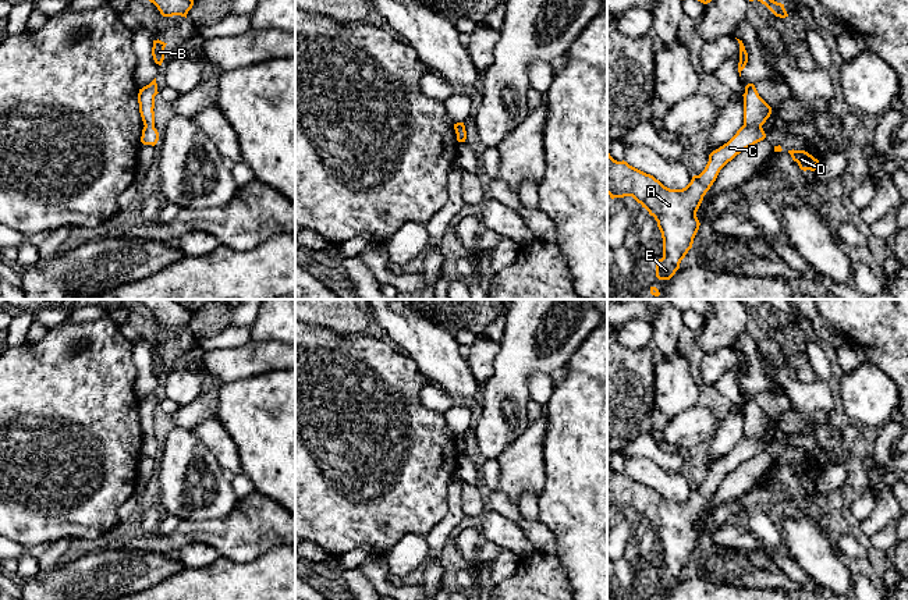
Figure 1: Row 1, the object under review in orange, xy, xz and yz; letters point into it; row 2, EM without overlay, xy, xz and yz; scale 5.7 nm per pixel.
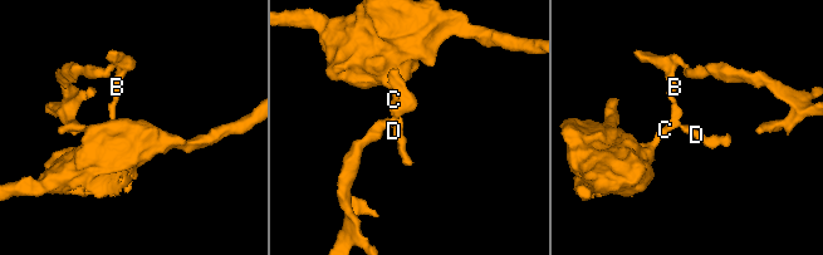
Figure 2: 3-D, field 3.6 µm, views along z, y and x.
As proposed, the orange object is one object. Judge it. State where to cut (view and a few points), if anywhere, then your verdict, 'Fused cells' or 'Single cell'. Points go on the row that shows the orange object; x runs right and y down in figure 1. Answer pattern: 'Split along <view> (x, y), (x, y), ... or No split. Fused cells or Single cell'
Split along yz (744, 123), (761, 127). Fused cells

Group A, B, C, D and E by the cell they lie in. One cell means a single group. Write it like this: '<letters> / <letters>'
A C D E / B

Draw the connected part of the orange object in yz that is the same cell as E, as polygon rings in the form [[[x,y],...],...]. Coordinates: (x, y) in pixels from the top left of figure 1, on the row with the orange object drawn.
[[[744,124],[727,143],[709,155],[705,170],[699,175],[694,175],[682,189],[670,189],[653,175],[627,161],[614,160],[607,152],[607,194],[610,198],[632,196],[657,221],[663,238],[663,258],[656,263],[659,280],[670,280],[692,248],[700,226],[696,212],[720,170],[742,150],[765,138],[762,127]]]

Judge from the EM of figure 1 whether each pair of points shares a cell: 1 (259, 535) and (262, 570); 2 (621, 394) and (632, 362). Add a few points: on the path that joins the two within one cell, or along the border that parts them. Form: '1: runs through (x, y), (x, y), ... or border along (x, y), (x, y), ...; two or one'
1: border along (280, 543), (248, 561), (236, 563), (229, 560); two
2: runs through (621, 386), (621, 380), (631, 370); one

